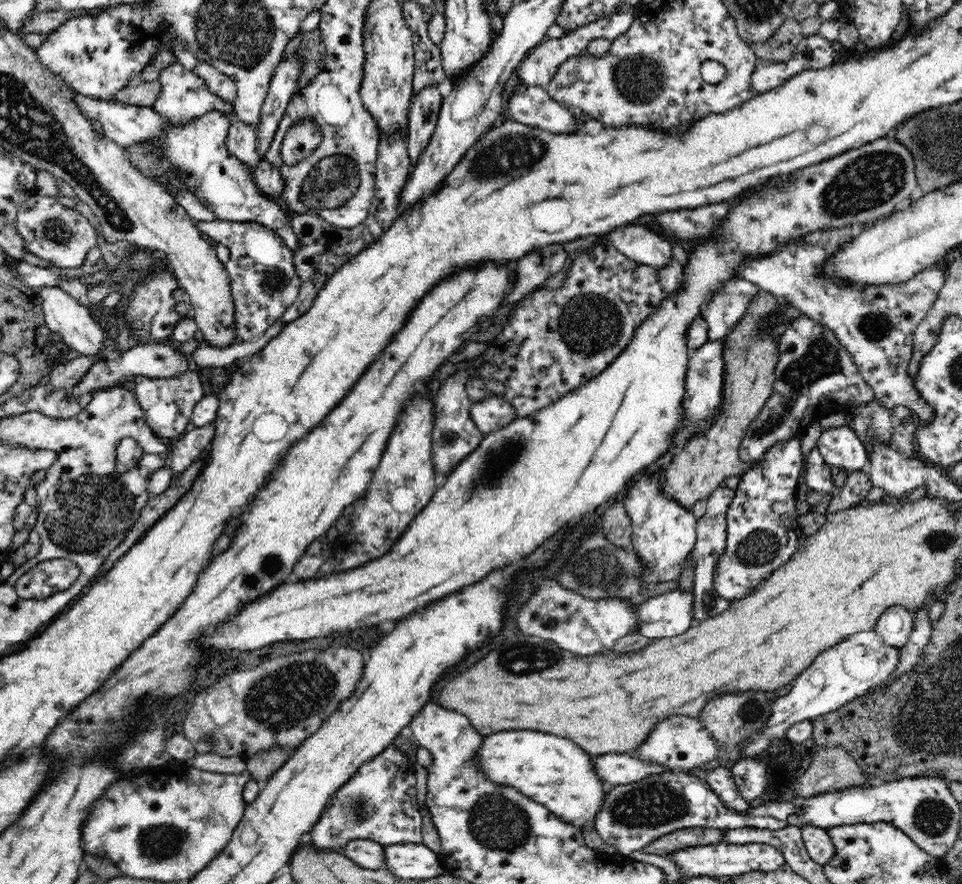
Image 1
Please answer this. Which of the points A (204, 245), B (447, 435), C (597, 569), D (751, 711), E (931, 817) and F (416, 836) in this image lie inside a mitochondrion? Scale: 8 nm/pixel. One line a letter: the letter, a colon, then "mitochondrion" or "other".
A: other
B: mitochondrion
C: mitochondrion
D: mitochondrion
E: mitochondrion
F: other

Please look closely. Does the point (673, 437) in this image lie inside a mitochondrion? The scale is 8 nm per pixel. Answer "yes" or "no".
no

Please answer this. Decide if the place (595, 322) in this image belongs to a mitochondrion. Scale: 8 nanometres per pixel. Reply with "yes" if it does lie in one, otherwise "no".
yes

